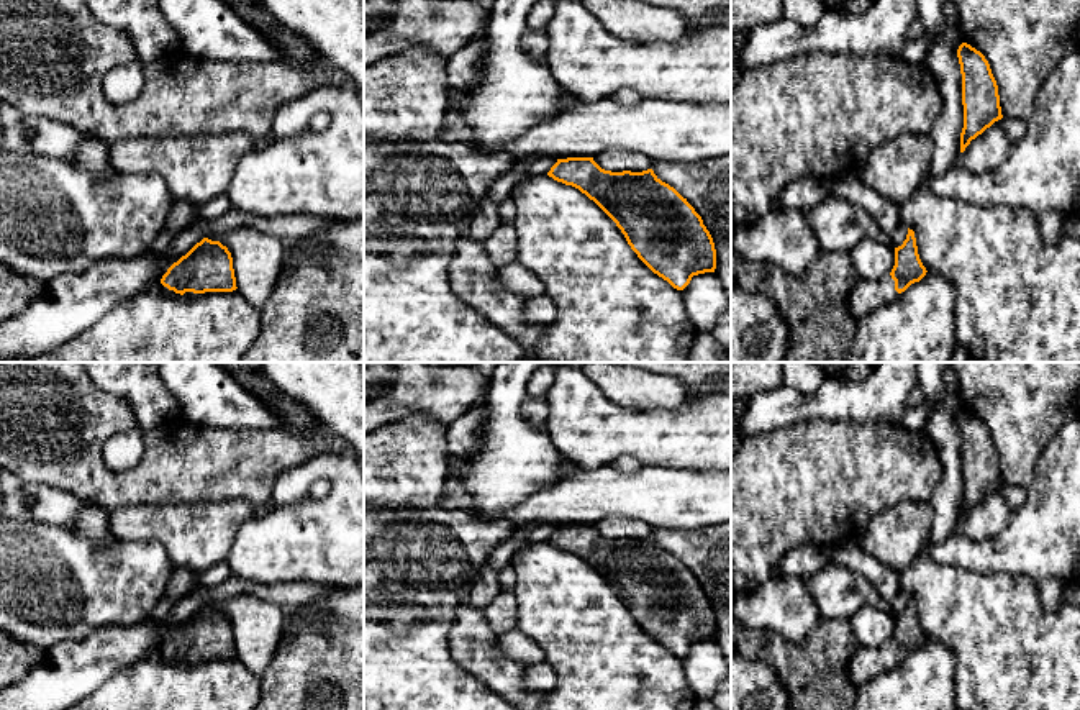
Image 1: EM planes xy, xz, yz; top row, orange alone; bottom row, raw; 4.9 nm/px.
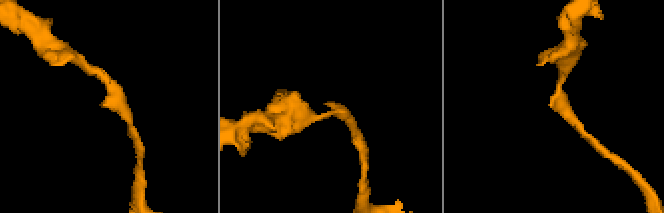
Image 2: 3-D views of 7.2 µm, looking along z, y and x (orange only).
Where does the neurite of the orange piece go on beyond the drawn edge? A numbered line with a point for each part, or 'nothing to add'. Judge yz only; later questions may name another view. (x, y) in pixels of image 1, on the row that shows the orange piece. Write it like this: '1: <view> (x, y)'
1: yz (866, 295)

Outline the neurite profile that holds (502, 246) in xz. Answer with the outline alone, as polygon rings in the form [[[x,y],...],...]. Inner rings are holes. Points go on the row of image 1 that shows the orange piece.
[[[501,223],[483,246],[497,267],[515,261],[518,257],[518,233],[515,225]]]

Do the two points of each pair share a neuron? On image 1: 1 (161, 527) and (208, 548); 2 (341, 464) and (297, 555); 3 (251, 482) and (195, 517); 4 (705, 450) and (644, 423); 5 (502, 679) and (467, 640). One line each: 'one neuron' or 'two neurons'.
1: one neuron
2: one neuron
3: two neurons
4: one neuron
5: one neuron

